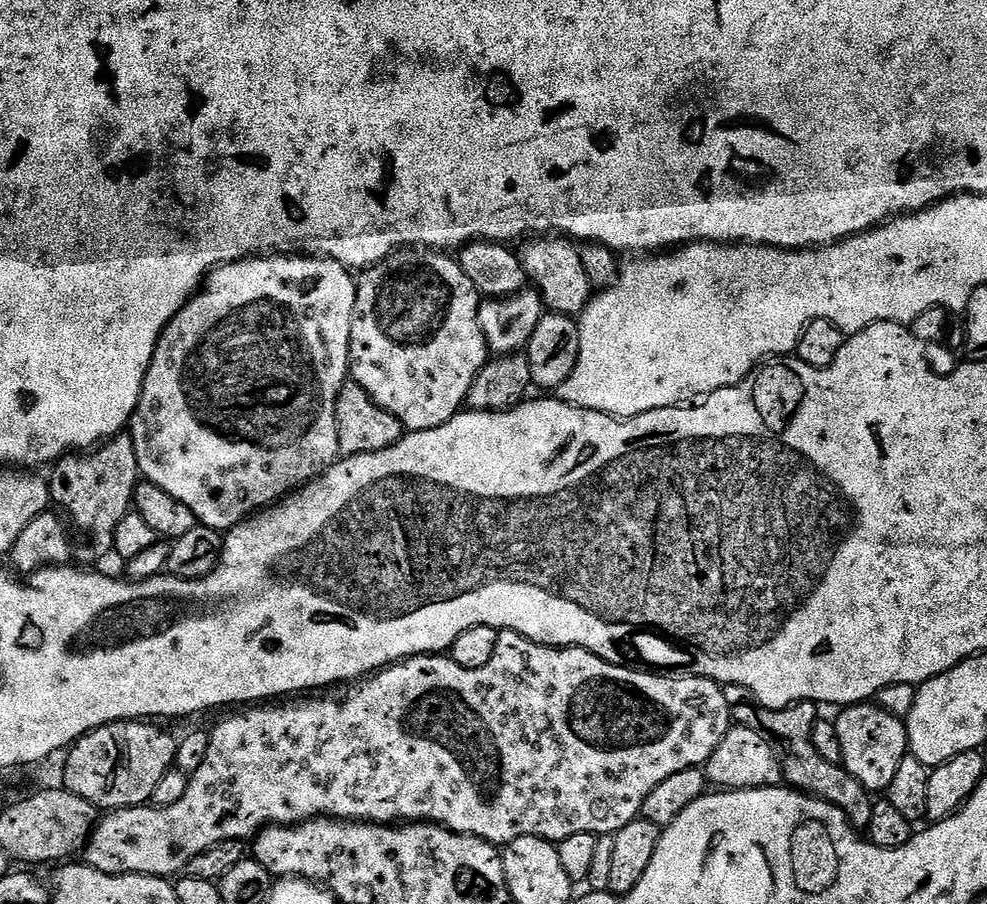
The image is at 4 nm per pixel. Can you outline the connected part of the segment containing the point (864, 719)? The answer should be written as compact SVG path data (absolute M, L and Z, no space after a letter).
M865 702L853 704L845 707L840 717L835 717L834 723L838 730L838 746L842 746L842 766L854 778L858 778L860 785L869 794L887 793L890 781L894 778L894 773L898 771L898 765L902 758L909 755L908 750L908 725L901 717L890 714L879 703Z

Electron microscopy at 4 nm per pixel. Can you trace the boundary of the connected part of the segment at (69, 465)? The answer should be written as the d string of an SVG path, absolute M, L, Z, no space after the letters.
M131 435L113 436L95 450L88 450L83 454L65 454L51 465L50 471L52 471L52 476L49 475L47 481L52 495L52 504L70 521L70 528L74 533L75 559L84 566L99 565L96 564L99 560L113 555L114 530L118 530L118 522L122 522L124 515L132 508L132 495L141 479Z

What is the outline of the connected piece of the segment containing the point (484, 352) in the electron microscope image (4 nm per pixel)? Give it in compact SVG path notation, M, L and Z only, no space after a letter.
M419 246L402 248L398 252L393 252L380 264L367 269L359 277L356 285L354 322L350 326L350 358L348 359L351 379L356 380L358 386L362 386L362 390L366 390L366 394L370 394L370 398L374 402L378 402L378 406L382 406L382 410L394 414L394 418L398 418L398 422L402 422L408 432L434 430L438 426L450 422L450 418L457 416L465 407L470 386L474 386L474 378L478 378L478 374L490 359L488 343L482 332L482 326L478 322L482 303L480 292L474 286L474 282L470 282L470 278L466 278L466 274L462 274L459 259L452 257L451 260L448 256L451 255L447 251L434 248Z

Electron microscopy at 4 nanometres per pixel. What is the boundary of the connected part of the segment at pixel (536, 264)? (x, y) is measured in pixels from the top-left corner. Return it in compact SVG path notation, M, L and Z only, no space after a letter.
M548 234L543 238L525 239L519 245L518 255L531 287L535 288L544 299L545 309L563 316L579 317L594 295L590 278L586 278L586 266L582 266L580 248L563 235Z

